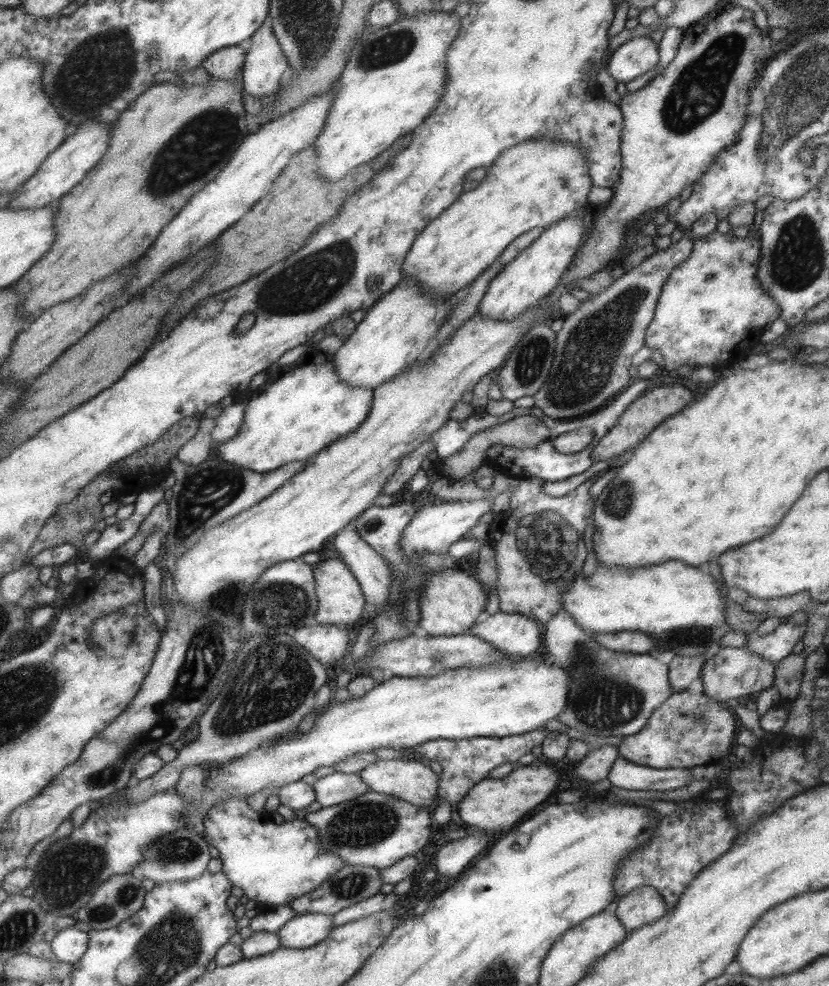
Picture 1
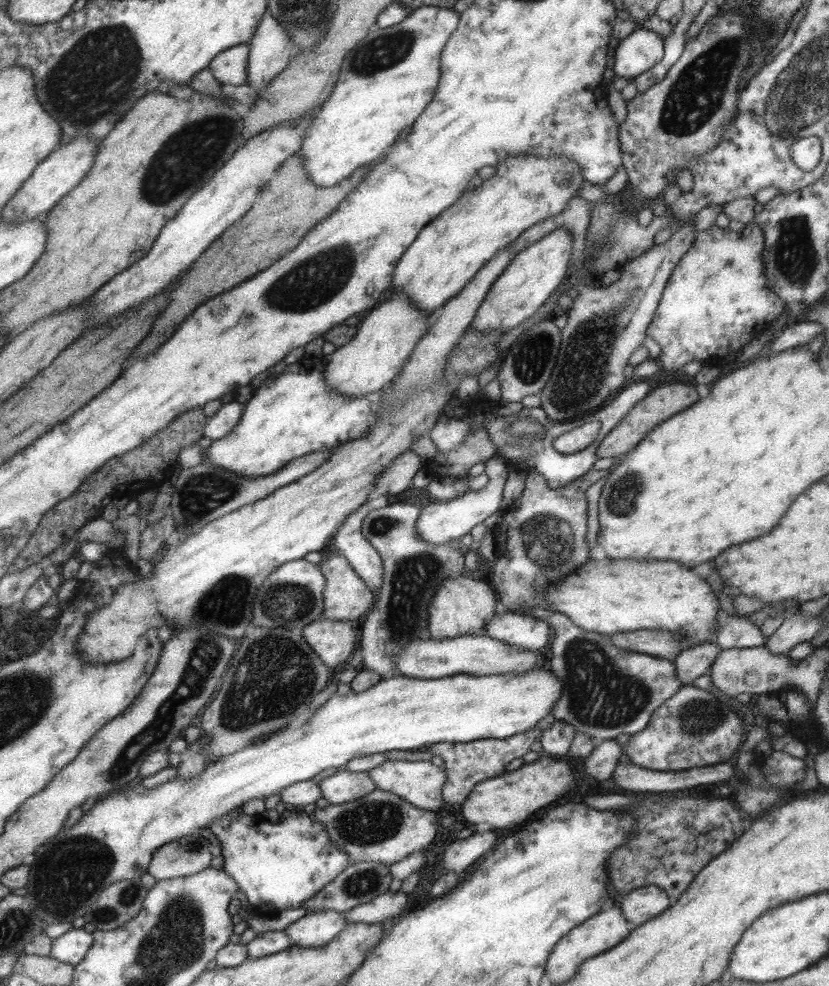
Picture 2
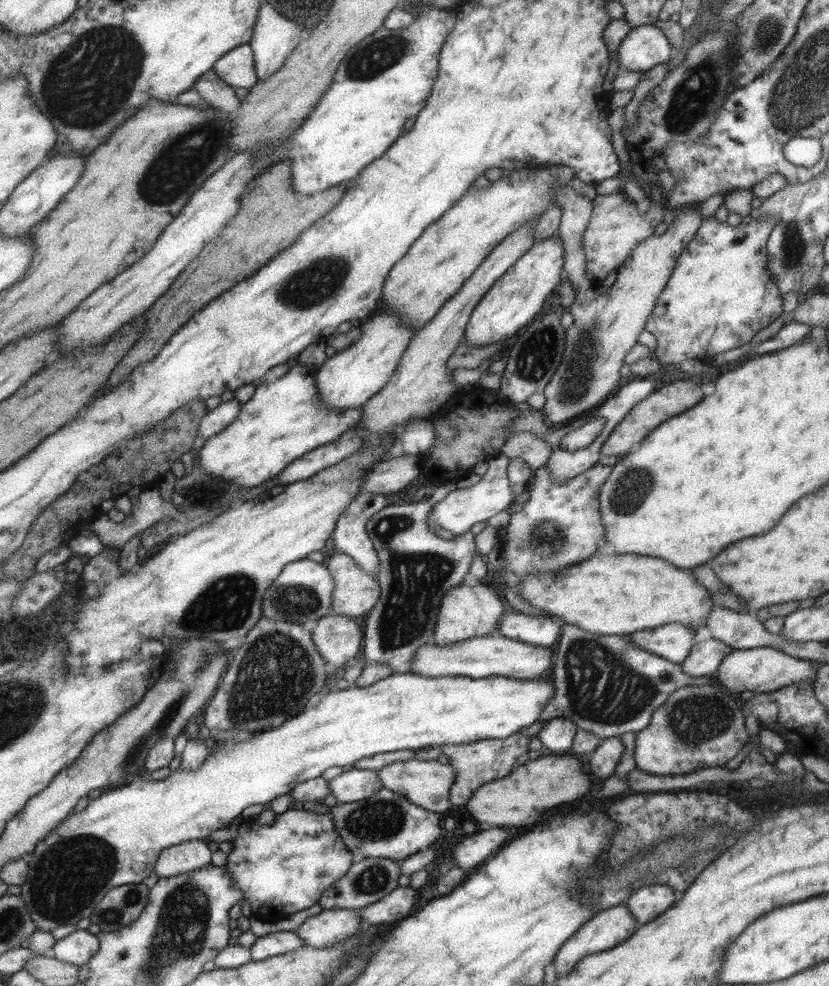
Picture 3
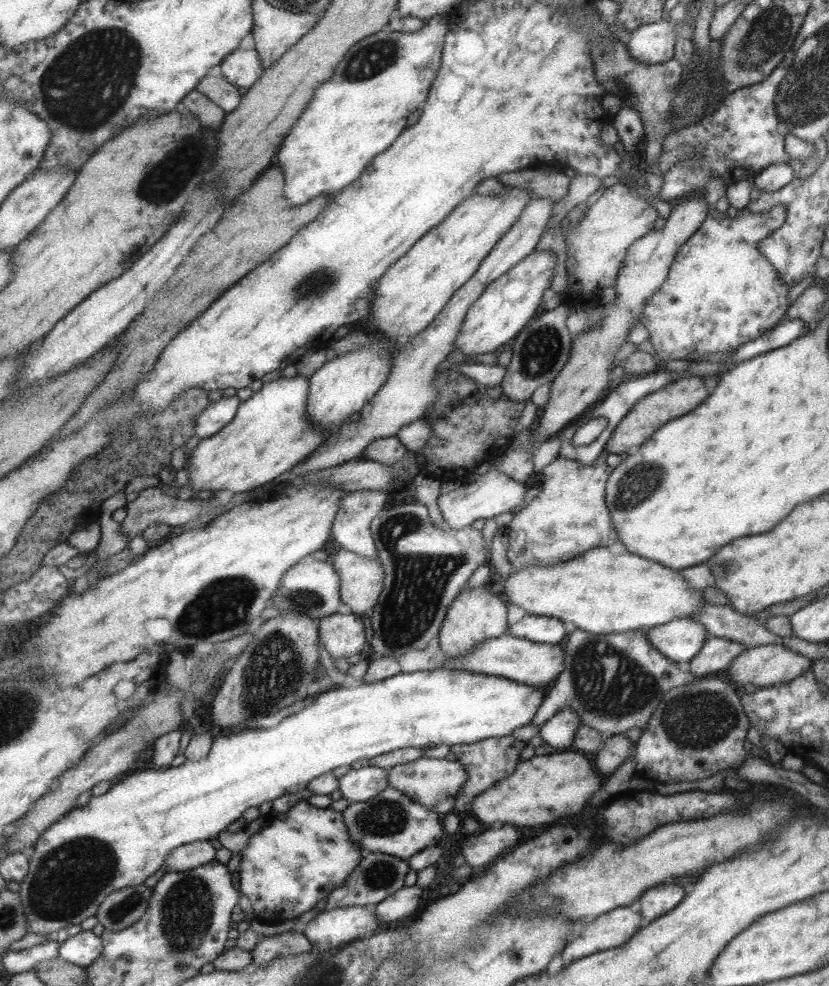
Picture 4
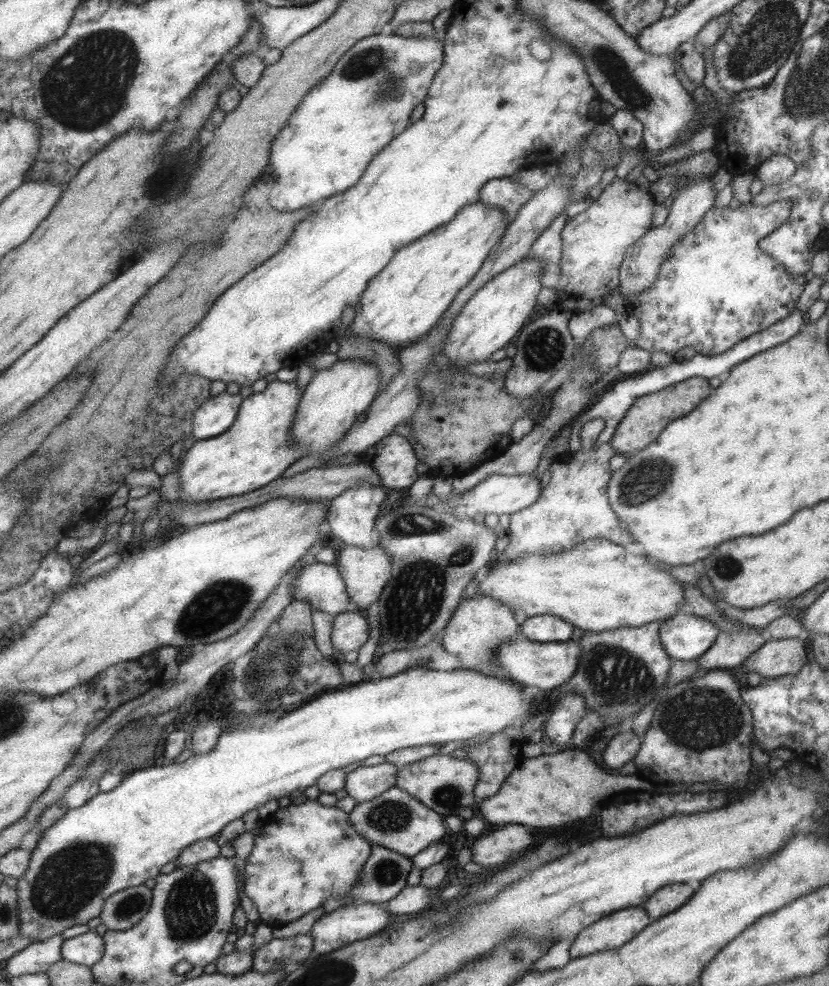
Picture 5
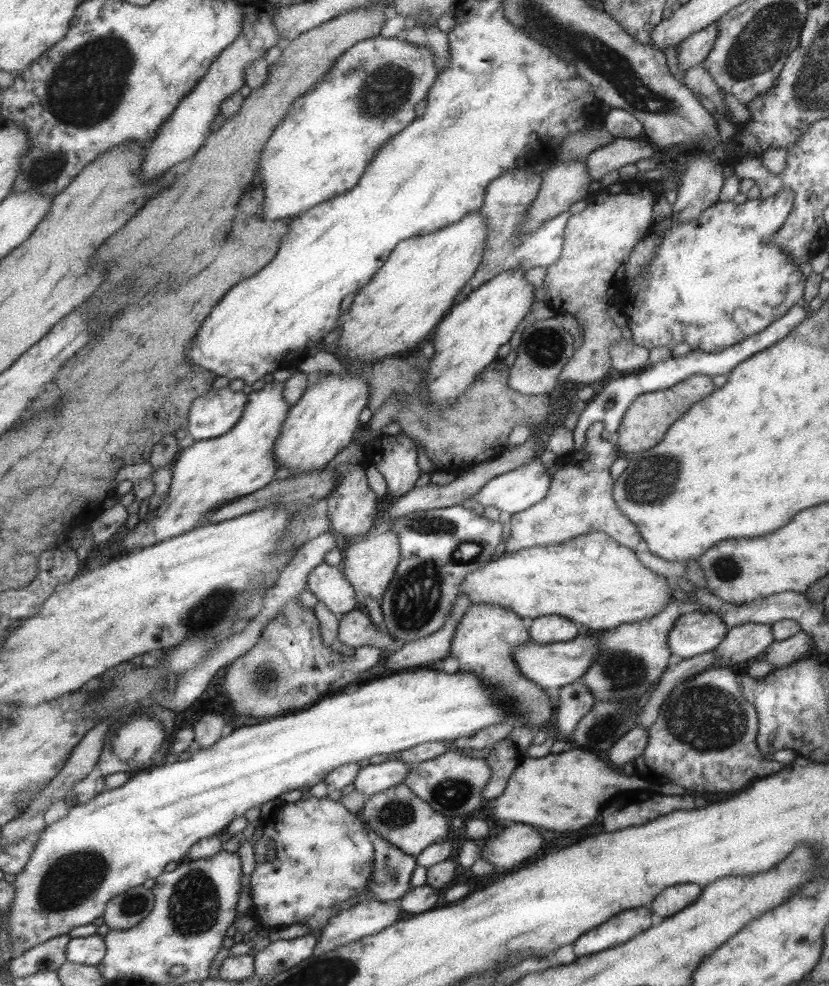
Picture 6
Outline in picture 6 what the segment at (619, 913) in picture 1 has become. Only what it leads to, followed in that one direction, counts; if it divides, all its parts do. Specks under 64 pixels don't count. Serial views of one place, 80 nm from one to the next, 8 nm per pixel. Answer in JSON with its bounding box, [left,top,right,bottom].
[648,883,702,920]

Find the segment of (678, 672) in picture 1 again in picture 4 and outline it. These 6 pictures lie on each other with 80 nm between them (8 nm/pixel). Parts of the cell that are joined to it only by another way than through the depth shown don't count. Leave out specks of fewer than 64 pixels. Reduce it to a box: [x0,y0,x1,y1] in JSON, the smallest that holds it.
[685,637,749,678]

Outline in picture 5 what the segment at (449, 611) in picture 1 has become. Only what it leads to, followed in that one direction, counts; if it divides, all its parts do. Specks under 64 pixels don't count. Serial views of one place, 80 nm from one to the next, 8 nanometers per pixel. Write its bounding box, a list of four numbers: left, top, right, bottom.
[440,594,523,676]

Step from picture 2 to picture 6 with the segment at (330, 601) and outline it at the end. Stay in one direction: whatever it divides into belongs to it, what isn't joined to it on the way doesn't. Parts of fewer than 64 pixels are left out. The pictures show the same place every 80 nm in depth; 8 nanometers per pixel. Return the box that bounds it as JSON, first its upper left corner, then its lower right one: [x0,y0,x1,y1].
[339,529,399,602]

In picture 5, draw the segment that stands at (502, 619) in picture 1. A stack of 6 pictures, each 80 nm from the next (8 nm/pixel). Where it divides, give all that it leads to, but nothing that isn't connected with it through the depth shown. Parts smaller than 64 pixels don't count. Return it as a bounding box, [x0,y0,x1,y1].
[519,614,573,643]

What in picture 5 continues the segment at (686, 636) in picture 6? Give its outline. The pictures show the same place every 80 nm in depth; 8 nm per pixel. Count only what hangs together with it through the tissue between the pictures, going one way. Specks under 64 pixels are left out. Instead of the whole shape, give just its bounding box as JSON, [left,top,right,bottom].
[658,614,721,661]

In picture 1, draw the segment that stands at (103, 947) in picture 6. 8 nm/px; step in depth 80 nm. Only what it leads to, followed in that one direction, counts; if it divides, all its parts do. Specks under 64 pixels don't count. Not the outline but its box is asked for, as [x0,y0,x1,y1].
[50,927,90,964]

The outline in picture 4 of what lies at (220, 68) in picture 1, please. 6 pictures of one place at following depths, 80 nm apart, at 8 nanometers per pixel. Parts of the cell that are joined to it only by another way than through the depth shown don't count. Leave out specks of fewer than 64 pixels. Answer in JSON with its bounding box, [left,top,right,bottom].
[217,43,264,88]

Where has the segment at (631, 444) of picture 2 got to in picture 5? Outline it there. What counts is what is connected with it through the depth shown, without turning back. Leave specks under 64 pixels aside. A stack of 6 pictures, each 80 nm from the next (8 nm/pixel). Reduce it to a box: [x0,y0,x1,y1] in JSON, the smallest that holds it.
[608,376,711,455]

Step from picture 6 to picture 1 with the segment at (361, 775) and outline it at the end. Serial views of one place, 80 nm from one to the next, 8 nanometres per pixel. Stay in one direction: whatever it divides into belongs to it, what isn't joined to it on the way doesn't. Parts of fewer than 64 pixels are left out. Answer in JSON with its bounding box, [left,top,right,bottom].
[312,772,367,807]

